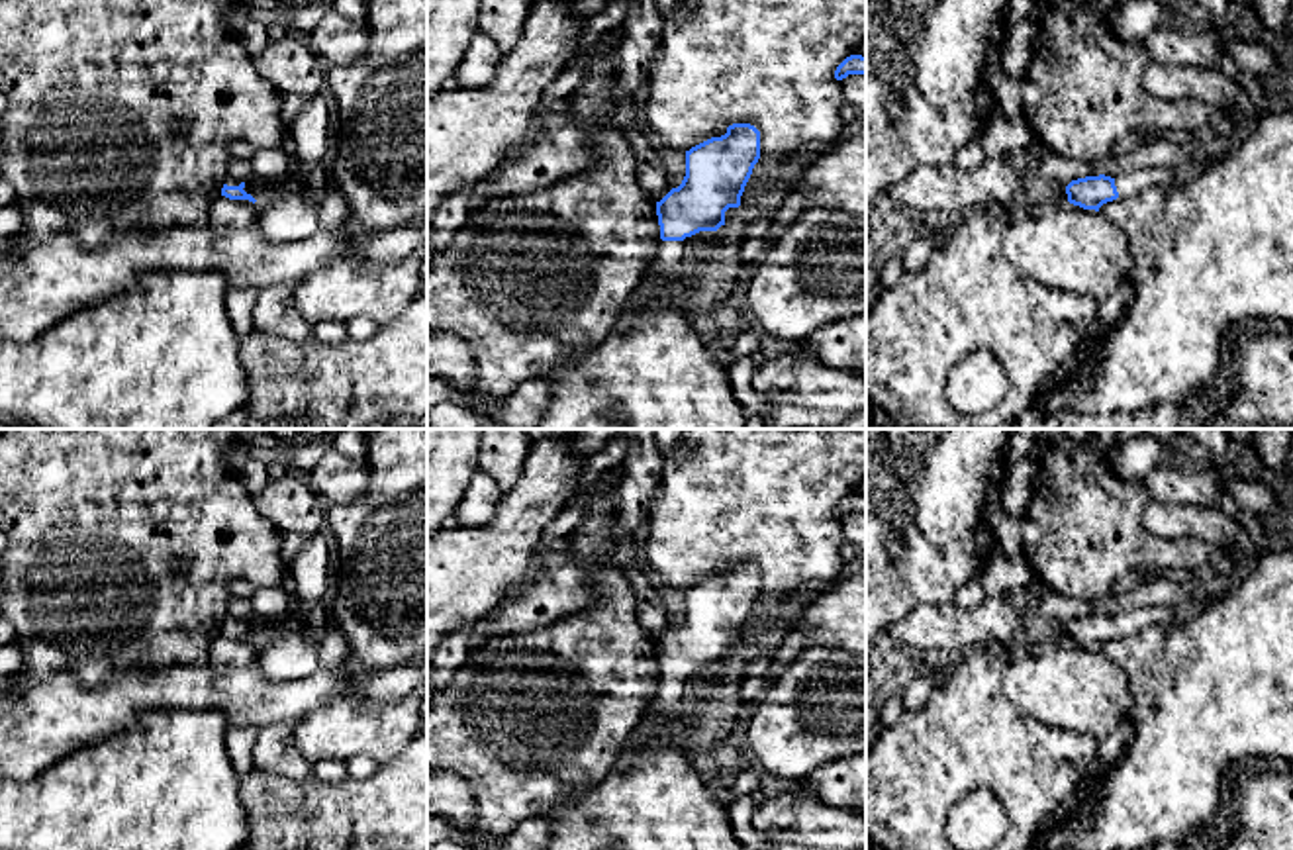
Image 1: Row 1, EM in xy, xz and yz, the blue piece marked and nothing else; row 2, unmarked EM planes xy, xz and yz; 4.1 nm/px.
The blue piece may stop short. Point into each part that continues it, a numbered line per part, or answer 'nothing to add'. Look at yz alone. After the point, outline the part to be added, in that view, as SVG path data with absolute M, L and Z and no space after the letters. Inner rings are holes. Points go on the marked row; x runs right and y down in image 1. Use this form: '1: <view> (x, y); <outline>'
1: yz (1127, 185); M1140 168L1140 170L1125 172L1115 178L1119 198L1134 196L1158 184L1162 186L1175 184L1175 170L1173 168Z

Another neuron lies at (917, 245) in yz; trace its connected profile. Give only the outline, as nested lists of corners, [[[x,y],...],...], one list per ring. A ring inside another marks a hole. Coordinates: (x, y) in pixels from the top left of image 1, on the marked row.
[[[934,221],[903,237],[903,274],[921,272],[931,253],[950,235],[950,221]]]

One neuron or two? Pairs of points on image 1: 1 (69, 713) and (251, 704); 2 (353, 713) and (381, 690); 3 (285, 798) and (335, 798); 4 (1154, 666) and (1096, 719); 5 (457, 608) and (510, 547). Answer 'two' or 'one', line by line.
1: one
2: two
3: one
4: two
5: one

